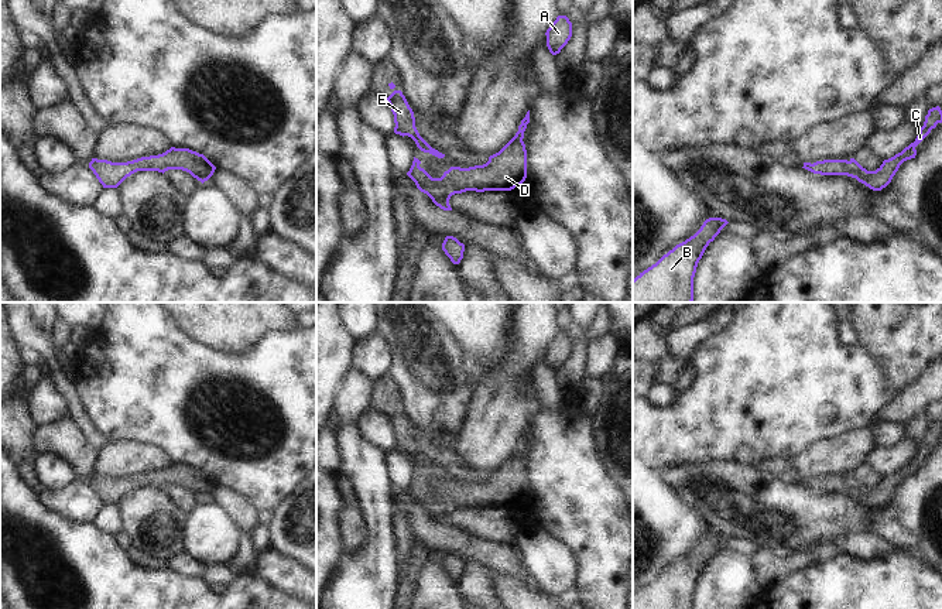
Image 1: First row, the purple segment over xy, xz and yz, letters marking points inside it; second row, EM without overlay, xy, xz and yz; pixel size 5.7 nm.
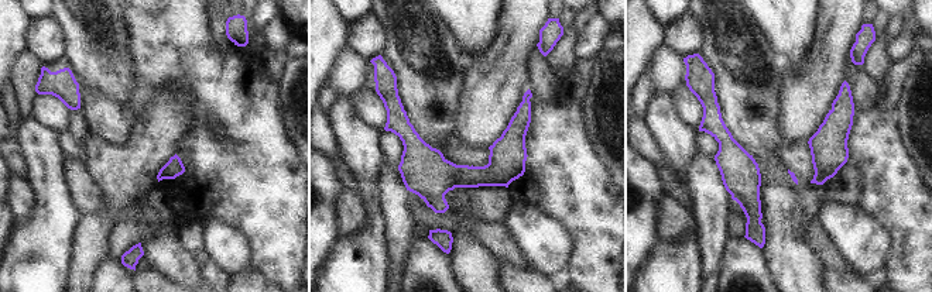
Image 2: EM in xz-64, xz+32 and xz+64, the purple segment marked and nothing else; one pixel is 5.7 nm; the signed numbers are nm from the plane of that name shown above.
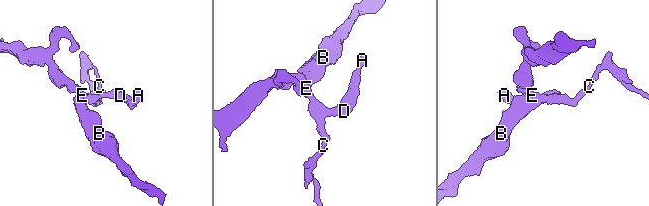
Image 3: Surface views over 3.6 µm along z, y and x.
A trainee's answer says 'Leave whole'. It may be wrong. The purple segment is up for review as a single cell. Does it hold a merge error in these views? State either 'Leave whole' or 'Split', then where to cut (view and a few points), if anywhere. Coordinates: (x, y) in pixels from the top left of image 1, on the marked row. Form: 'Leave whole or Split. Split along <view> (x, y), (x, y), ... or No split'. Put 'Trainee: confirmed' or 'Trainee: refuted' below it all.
Leave whole. No split.
Trainee: confirmed

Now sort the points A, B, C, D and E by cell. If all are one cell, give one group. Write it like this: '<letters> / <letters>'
A B C D E

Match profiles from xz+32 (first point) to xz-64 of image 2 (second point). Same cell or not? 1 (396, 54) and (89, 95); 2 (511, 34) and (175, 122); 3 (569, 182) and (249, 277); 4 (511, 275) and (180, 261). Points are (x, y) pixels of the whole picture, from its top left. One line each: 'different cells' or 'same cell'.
1: different cells
2: same cell
3: different cells
4: same cell

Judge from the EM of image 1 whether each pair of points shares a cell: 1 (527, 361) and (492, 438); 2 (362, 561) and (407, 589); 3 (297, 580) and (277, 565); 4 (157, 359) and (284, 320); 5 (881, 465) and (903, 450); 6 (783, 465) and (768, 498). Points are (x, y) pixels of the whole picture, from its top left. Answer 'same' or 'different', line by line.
1: same
2: different
3: same
4: different
5: same
6: different

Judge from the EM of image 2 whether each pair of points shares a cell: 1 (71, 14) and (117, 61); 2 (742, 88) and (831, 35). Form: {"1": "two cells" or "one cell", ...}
{"1": "one cell", "2": "two cells"}

